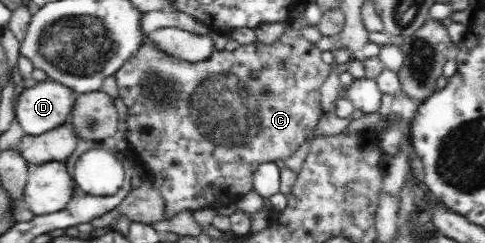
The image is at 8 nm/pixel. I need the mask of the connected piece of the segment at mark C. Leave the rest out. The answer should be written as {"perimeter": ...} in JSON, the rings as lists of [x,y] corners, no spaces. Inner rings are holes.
{"perimeter":[[[288,28],[278,40],[271,44],[256,40],[254,43],[240,45],[234,52],[214,49],[207,59],[196,62],[174,59],[174,56],[161,54],[160,49],[156,49],[152,43],[152,40],[146,38],[145,43],[138,48],[137,55],[130,57],[126,64],[123,64],[122,68],[115,72],[115,79],[119,88],[119,97],[128,107],[129,117],[126,124],[128,124],[129,136],[127,141],[134,146],[135,160],[143,165],[143,176],[148,178],[154,188],[157,188],[159,193],[163,195],[165,218],[169,219],[173,216],[180,219],[190,210],[219,208],[234,204],[237,197],[253,190],[253,174],[256,172],[257,166],[264,164],[264,162],[284,161],[294,155],[313,134],[320,117],[325,113],[320,104],[321,88],[326,78],[335,69],[331,67],[330,62],[322,60],[320,56],[322,51],[316,47],[315,43],[306,40],[299,30]]]}

